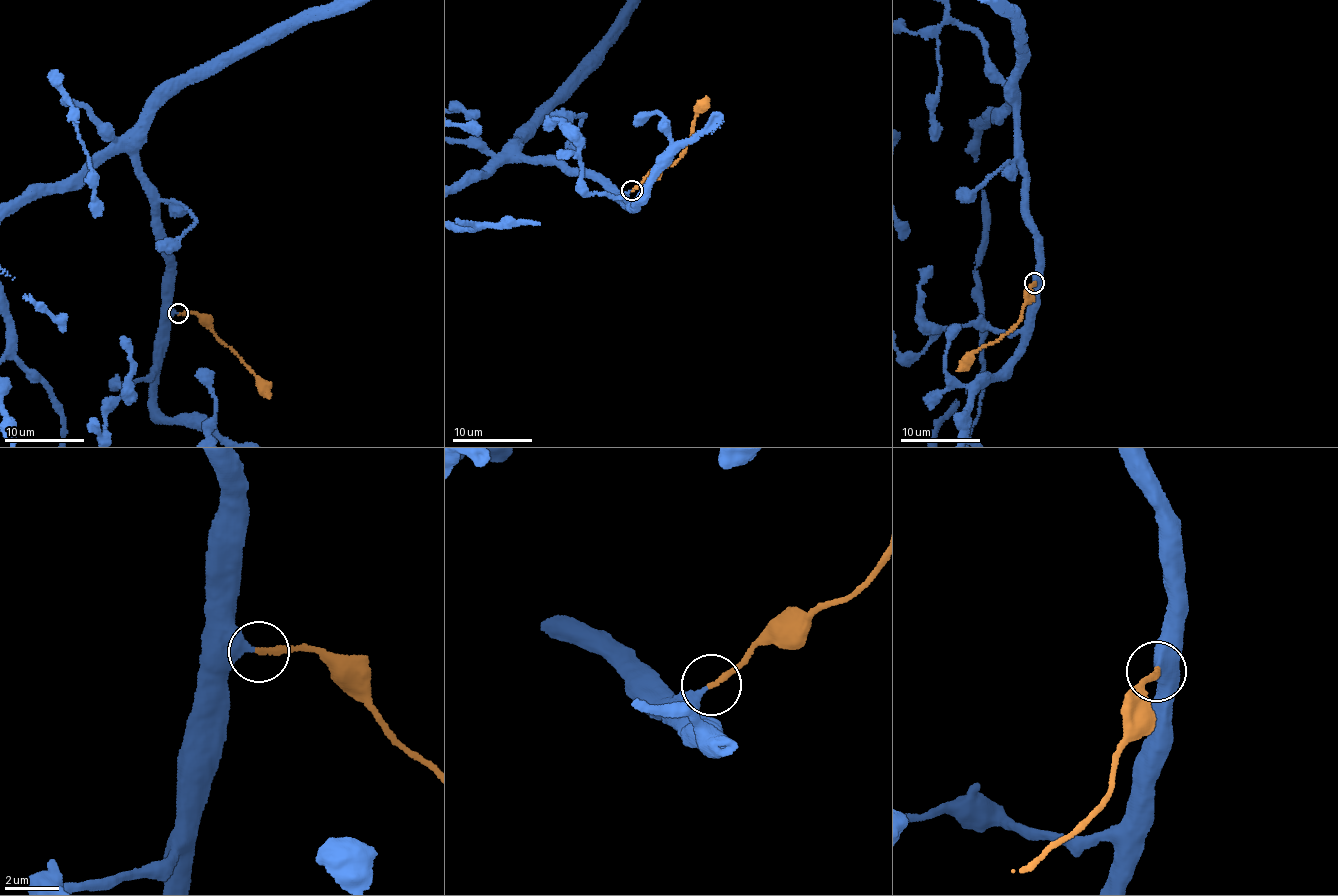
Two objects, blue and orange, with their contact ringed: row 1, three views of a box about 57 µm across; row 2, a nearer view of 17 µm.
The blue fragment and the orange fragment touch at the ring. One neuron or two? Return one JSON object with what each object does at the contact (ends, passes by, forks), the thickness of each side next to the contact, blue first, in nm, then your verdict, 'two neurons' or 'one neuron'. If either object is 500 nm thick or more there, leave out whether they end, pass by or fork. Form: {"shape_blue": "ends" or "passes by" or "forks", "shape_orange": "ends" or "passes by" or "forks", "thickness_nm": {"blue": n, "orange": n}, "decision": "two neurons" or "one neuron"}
{"shape_blue": "ends", "shape_orange": "ends", "thickness_nm": {"blue": 440, "orange": 220}, "decision": "one neuron"}

